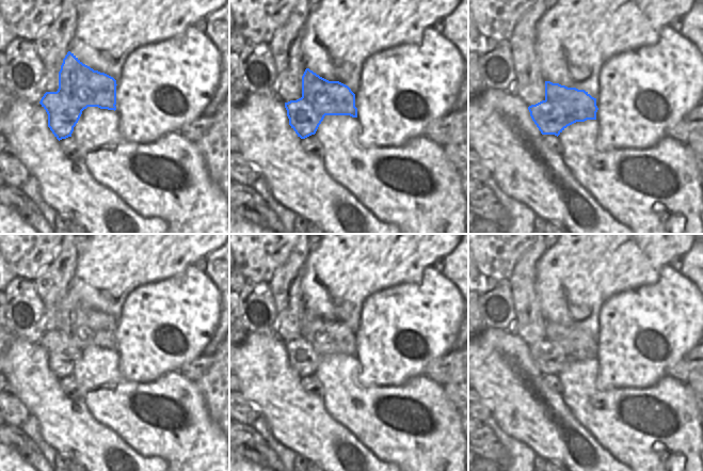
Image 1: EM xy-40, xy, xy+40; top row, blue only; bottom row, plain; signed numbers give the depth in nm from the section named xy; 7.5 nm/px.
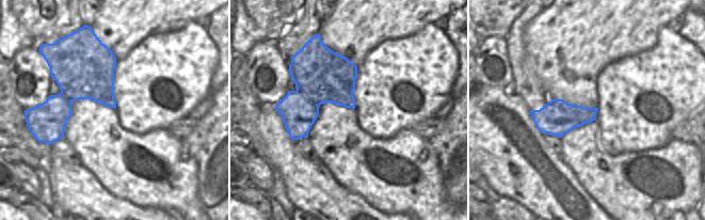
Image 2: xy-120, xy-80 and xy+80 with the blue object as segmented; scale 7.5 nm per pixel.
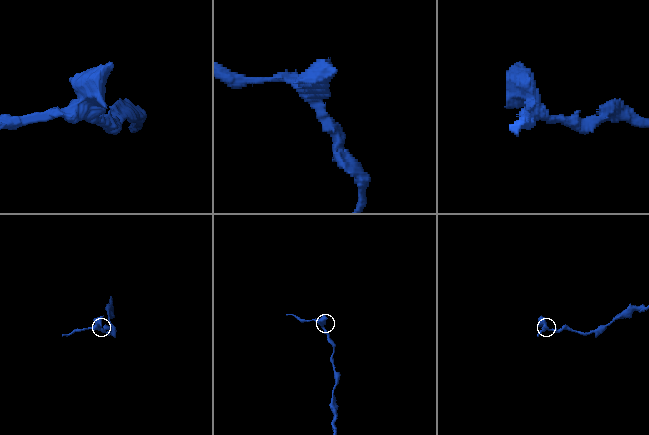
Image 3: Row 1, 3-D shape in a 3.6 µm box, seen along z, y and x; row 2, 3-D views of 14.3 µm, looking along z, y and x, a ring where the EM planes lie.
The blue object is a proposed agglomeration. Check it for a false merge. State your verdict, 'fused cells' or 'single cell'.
fused cells

